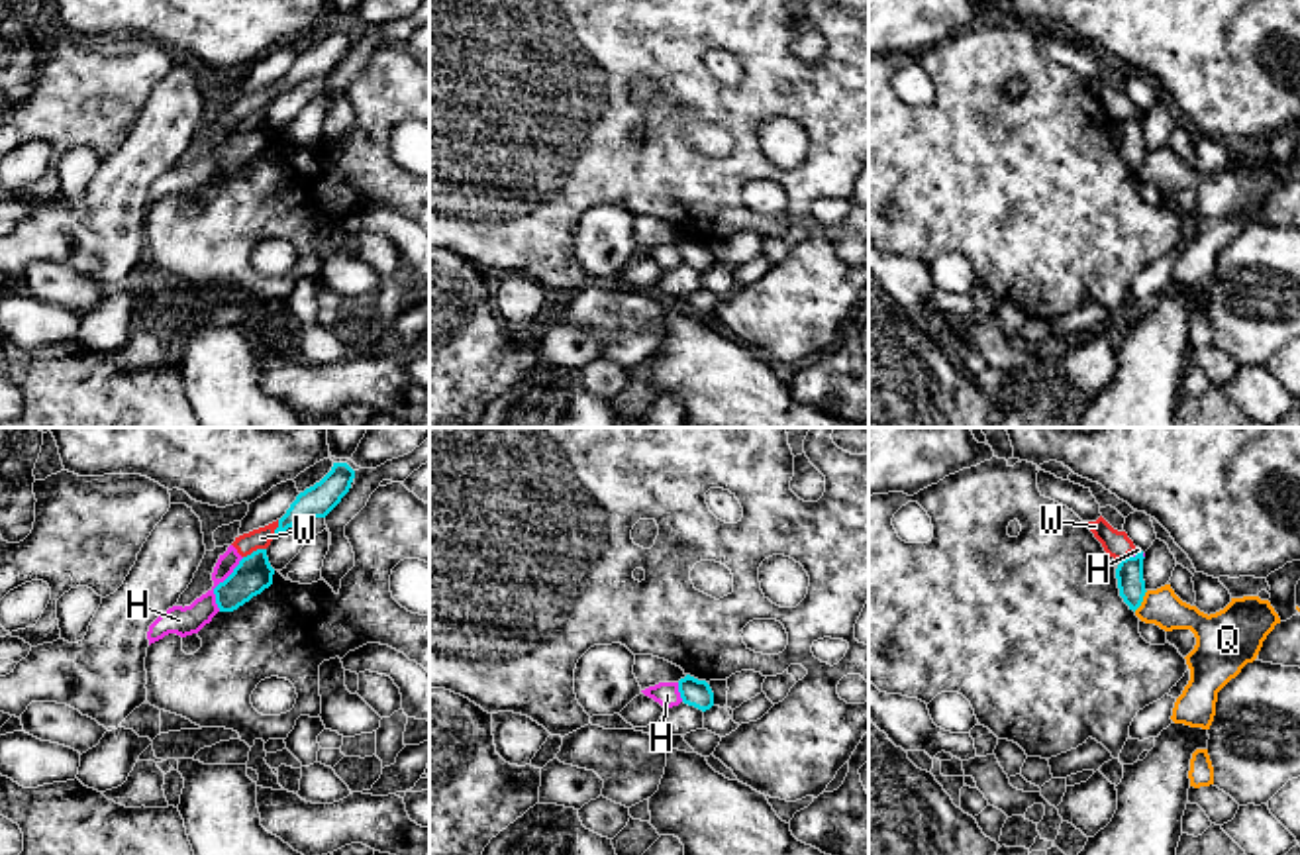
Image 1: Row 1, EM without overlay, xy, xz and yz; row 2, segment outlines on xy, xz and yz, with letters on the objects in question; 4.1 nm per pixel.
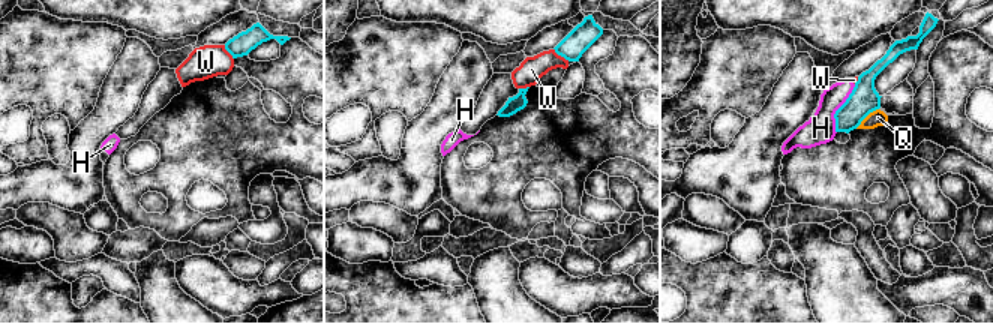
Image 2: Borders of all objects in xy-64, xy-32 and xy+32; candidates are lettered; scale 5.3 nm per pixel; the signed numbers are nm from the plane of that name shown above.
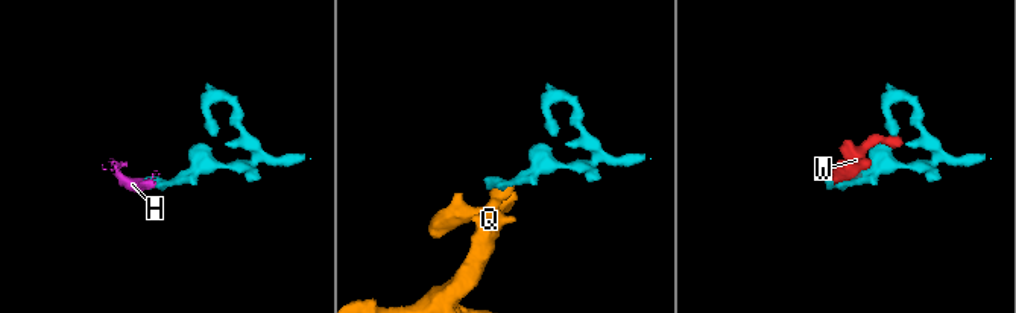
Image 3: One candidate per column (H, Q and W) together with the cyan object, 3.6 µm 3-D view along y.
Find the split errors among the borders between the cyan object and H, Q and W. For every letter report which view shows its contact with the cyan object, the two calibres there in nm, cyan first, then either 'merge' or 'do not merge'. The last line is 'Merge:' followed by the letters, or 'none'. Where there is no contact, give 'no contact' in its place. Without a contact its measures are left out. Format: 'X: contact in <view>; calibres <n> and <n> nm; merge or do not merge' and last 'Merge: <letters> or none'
H: contact in xy; calibres 150 and 120 nm; do not merge
Q: contact in yz; calibres 110 and 150 nm; do not merge
W: contact in xy; calibres 150 and 90 nm; do not merge
Merge: none

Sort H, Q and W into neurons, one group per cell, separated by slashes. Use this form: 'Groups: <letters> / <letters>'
Groups: H W / Q

